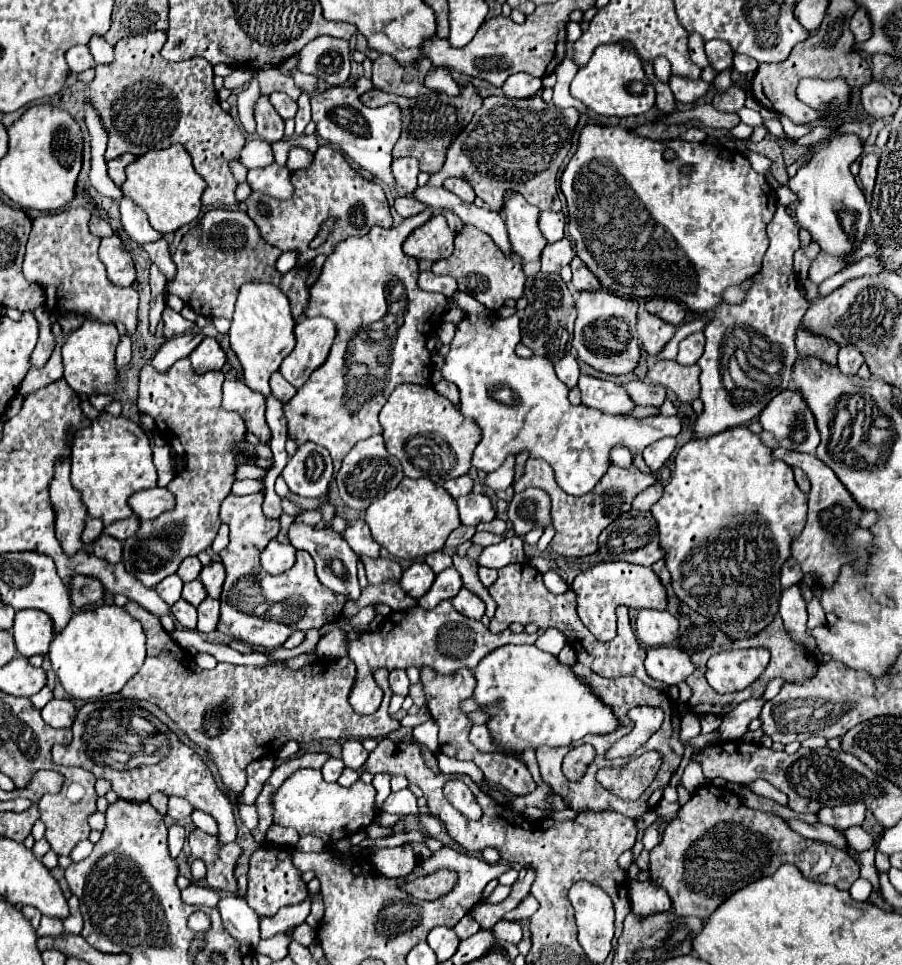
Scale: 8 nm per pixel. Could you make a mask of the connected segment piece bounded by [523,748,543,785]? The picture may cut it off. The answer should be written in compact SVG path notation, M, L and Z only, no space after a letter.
M526 749L523 752L523 759L525 760L527 767L532 775L534 782L540 785L543 780L539 771L538 762L536 760L536 754L534 749Z

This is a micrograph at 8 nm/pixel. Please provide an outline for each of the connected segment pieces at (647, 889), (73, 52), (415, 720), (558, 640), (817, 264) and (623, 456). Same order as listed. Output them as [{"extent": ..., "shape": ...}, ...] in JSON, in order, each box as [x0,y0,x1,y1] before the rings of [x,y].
[{"extent":[629,881,671,919],"shape":[[[651,881],[633,883],[629,889],[629,903],[631,903],[631,911],[641,919],[671,909],[671,901],[667,899],[667,893]]]},{"extent":[67,45,95,73],"shape":[[[75,45],[67,51],[67,63],[69,63],[69,69],[75,71],[75,73],[81,73],[81,71],[87,71],[95,65],[93,61],[93,55],[89,51],[87,45]]]},{"extent":[401,707,431,729],"shape":[[[421,707],[419,713],[415,713],[415,715],[405,715],[405,717],[401,719],[401,725],[407,727],[407,729],[413,729],[413,727],[421,725],[421,723],[423,723],[425,719],[429,719],[429,717],[431,717],[431,715],[429,715],[427,707]]]},{"extent":[535,627,567,655],"shape":[[[549,627],[549,629],[545,629],[543,635],[535,641],[535,645],[537,645],[539,649],[551,653],[551,655],[559,655],[559,651],[567,645],[567,637],[565,637],[559,629]]]},{"extent":[809,253,845,285],"shape":[[[819,253],[817,259],[815,259],[815,261],[811,263],[811,267],[809,267],[809,279],[811,279],[815,285],[819,285],[819,283],[825,281],[827,277],[839,273],[843,267],[845,267],[845,265],[843,265],[841,259],[835,259],[835,257],[831,257],[831,255]]]},{"extent":[611,447,633,467],"shape":[[[615,447],[615,451],[611,451],[611,461],[619,467],[631,467],[633,459],[631,459],[631,453],[625,449],[625,447]]]}]

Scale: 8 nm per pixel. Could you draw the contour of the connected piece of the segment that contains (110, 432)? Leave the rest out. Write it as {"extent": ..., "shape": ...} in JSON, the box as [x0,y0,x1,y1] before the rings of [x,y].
{"extent":[71,413,157,527],"shape":[[[101,413],[91,423],[91,427],[79,429],[73,435],[73,445],[71,445],[71,485],[81,493],[81,501],[87,507],[89,517],[101,519],[105,527],[119,519],[131,517],[133,511],[129,507],[129,497],[141,489],[157,485],[157,469],[153,465],[151,445],[145,431],[135,421],[125,417],[113,417],[109,413]]]}

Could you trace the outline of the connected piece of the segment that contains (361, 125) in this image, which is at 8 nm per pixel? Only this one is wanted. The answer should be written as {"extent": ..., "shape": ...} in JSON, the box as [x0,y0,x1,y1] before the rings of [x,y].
{"extent":[311,87,403,191],"shape":[[[331,87],[323,93],[311,95],[311,111],[313,121],[317,123],[317,135],[329,143],[333,149],[343,151],[351,161],[359,163],[361,169],[367,169],[377,179],[389,185],[395,191],[397,181],[391,171],[393,161],[393,147],[395,141],[401,137],[403,121],[401,121],[401,107],[395,103],[387,103],[383,107],[371,109],[359,101],[355,87]]]}

